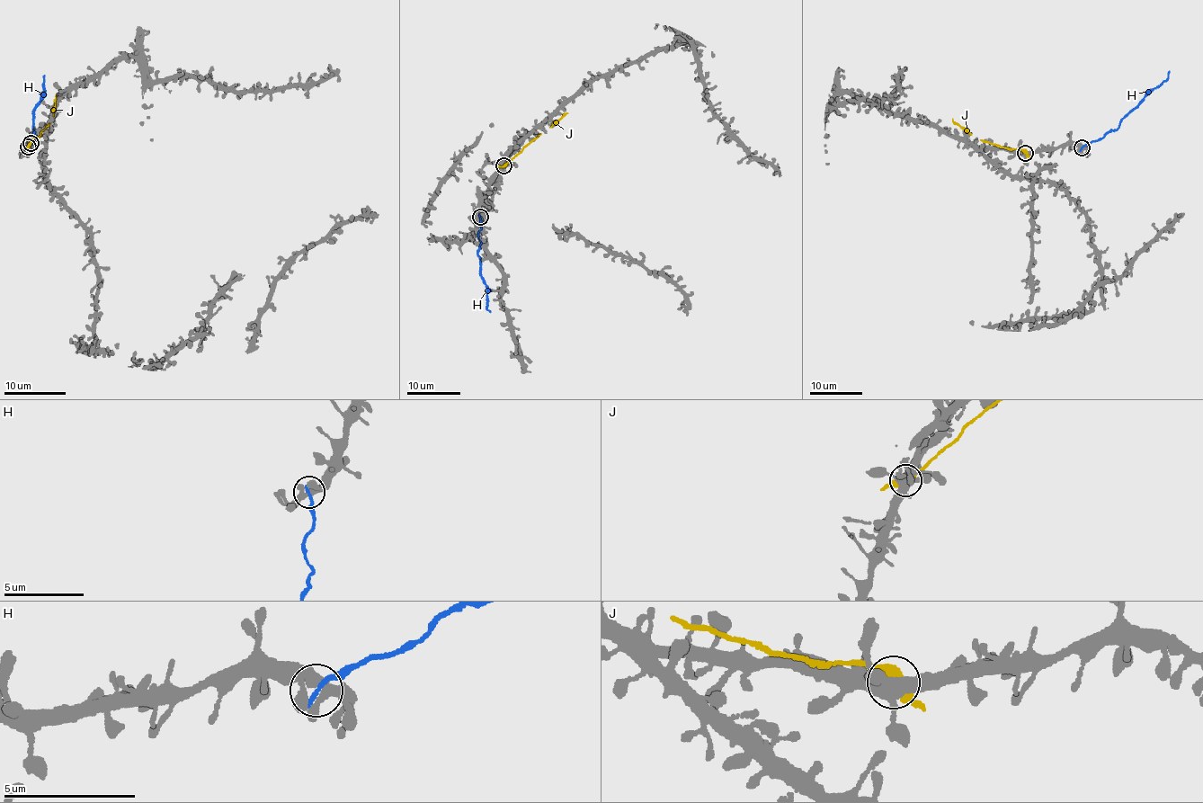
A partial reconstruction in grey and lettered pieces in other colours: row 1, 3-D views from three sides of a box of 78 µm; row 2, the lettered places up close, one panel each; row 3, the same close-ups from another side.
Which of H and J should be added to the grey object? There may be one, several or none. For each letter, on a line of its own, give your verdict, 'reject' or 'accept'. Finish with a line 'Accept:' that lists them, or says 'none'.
H: reject
J: reject
Accept: none

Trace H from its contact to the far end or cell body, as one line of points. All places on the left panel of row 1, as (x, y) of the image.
H: (28, 147), (35, 136), (33, 112), (45, 92), (44, 75)

